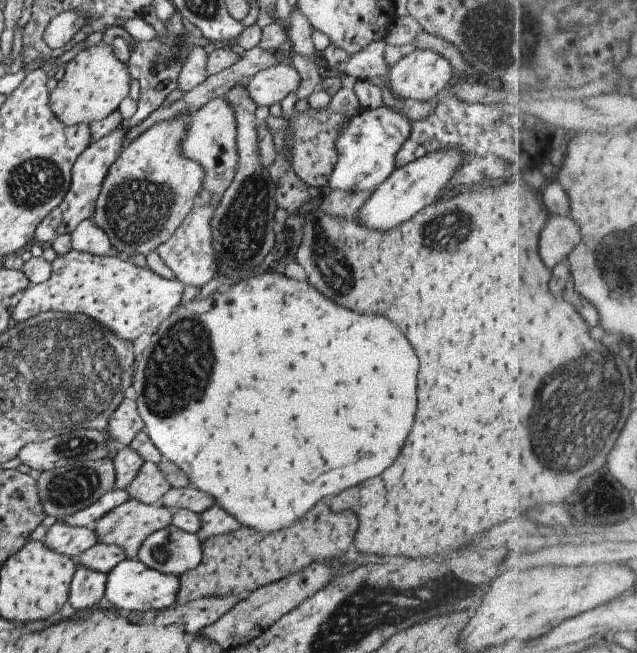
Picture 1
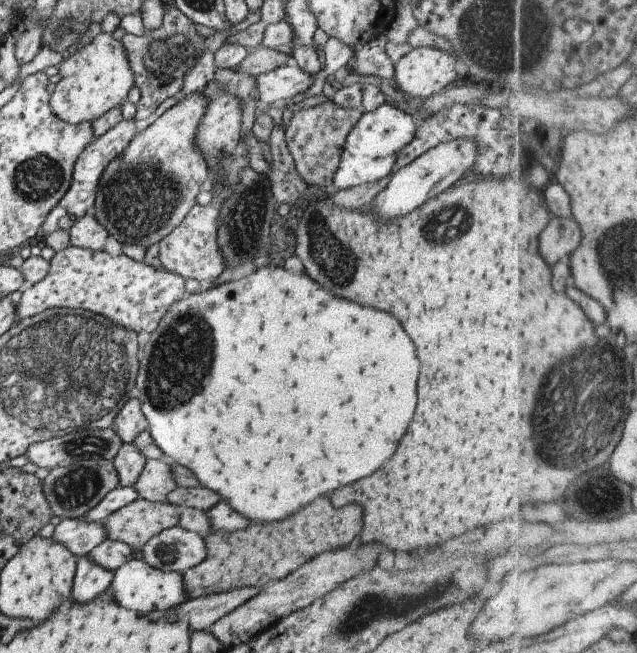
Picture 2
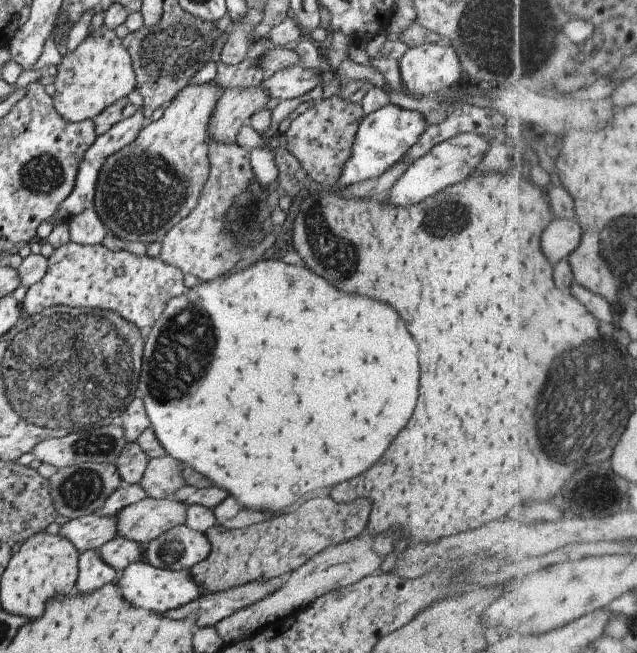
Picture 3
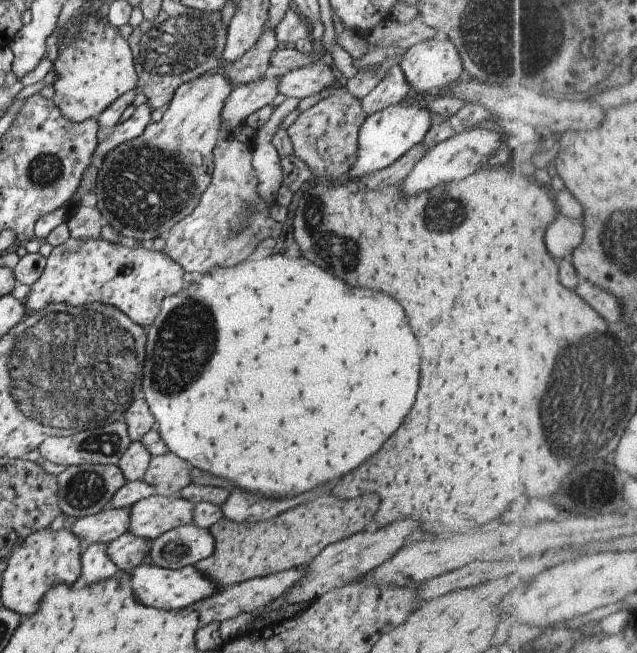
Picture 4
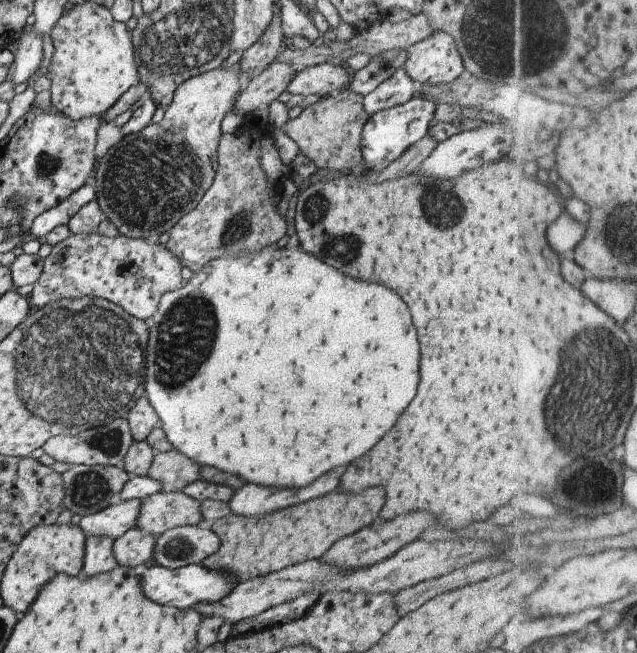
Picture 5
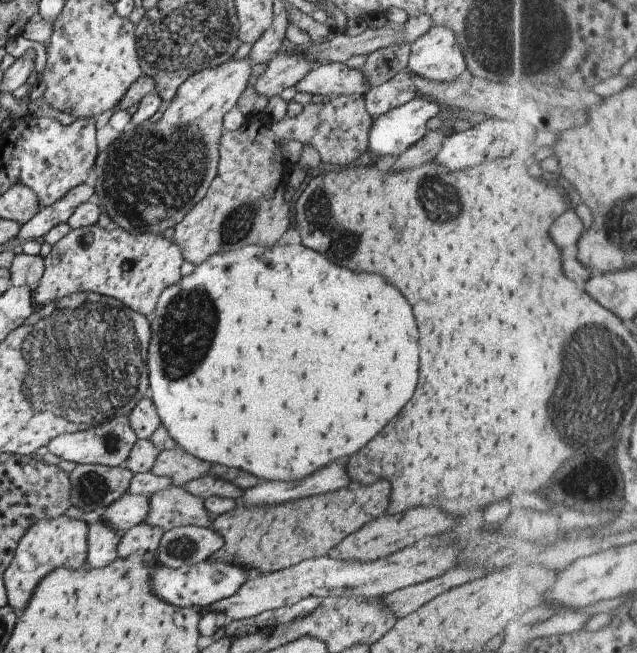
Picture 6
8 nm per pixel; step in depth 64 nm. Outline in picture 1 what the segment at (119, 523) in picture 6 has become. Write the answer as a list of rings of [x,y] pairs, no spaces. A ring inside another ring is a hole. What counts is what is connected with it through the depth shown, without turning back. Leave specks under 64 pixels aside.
[[[56,522],[47,530],[42,543],[47,548],[75,560],[97,542],[97,535],[91,527],[74,527]]]

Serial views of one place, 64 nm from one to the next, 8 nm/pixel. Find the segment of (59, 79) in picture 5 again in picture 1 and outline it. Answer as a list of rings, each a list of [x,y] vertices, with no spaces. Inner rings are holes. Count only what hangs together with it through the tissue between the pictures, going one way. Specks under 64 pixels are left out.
[[[99,41],[79,51],[63,64],[63,76],[57,81],[49,95],[49,108],[65,126],[88,125],[101,120],[118,108],[118,104],[128,96],[130,74],[127,66],[113,56],[110,44]]]

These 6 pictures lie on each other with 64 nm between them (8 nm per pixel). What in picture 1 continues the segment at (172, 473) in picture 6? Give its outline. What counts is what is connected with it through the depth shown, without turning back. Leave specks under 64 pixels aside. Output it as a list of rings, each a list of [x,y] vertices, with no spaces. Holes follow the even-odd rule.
[[[144,461],[135,478],[124,489],[131,499],[155,505],[170,488],[161,469],[151,461]]]

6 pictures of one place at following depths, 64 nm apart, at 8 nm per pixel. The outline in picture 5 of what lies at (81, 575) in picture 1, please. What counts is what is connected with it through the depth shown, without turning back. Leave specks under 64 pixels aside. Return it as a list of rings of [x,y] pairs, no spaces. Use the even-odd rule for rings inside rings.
[[[97,535],[84,540],[83,574],[90,577],[110,571],[116,565],[112,542],[112,538]]]

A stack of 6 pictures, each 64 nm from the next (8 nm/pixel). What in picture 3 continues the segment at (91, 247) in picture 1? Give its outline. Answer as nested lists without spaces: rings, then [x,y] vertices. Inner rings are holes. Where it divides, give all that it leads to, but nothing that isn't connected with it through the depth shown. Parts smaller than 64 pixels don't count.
[[[83,209],[67,220],[68,235],[71,241],[82,245],[99,244],[106,228],[94,209]]]

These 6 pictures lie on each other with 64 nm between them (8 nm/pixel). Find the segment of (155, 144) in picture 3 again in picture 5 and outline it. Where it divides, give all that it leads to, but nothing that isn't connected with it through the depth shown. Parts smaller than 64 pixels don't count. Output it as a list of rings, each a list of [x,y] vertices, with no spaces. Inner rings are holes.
[[[239,62],[227,69],[217,68],[184,80],[175,89],[171,102],[163,107],[163,117],[157,123],[145,125],[139,132],[123,135],[108,146],[107,151],[94,165],[95,202],[99,205],[103,218],[127,238],[142,238],[153,242],[163,232],[167,232],[182,216],[185,216],[197,202],[213,180],[217,168],[218,138],[220,122],[234,104],[234,97],[240,92]]]

